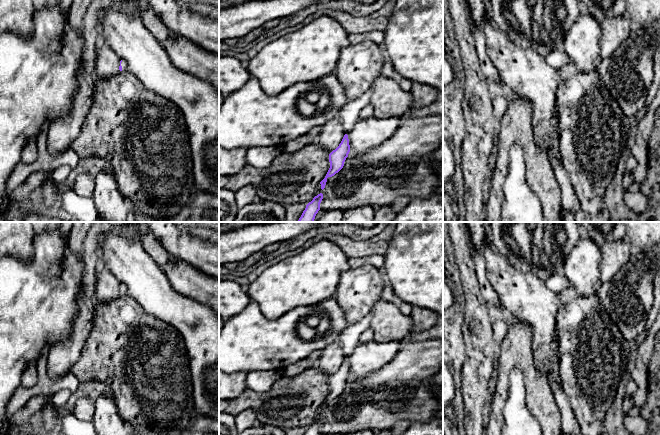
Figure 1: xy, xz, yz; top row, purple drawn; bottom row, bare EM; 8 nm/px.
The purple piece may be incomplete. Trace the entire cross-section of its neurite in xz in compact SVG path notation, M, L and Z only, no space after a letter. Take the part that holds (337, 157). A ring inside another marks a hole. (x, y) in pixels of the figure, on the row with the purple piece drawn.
M345 134L339 146L329 154L330 168L325 178L320 182L321 189L325 188L327 178L334 176L344 166L344 162L350 152L348 135Z

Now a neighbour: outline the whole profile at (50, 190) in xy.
M53 170L47 172L47 178L41 185L42 195L47 206L53 206L56 202L58 195L61 193L62 184L56 184L51 175Z

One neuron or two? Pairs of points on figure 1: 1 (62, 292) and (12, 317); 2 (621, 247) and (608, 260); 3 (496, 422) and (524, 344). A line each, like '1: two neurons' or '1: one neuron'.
1: one neuron
2: one neuron
3: one neuron

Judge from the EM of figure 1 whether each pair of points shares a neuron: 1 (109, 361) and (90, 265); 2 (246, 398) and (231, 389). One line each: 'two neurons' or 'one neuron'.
1: two neurons
2: two neurons

